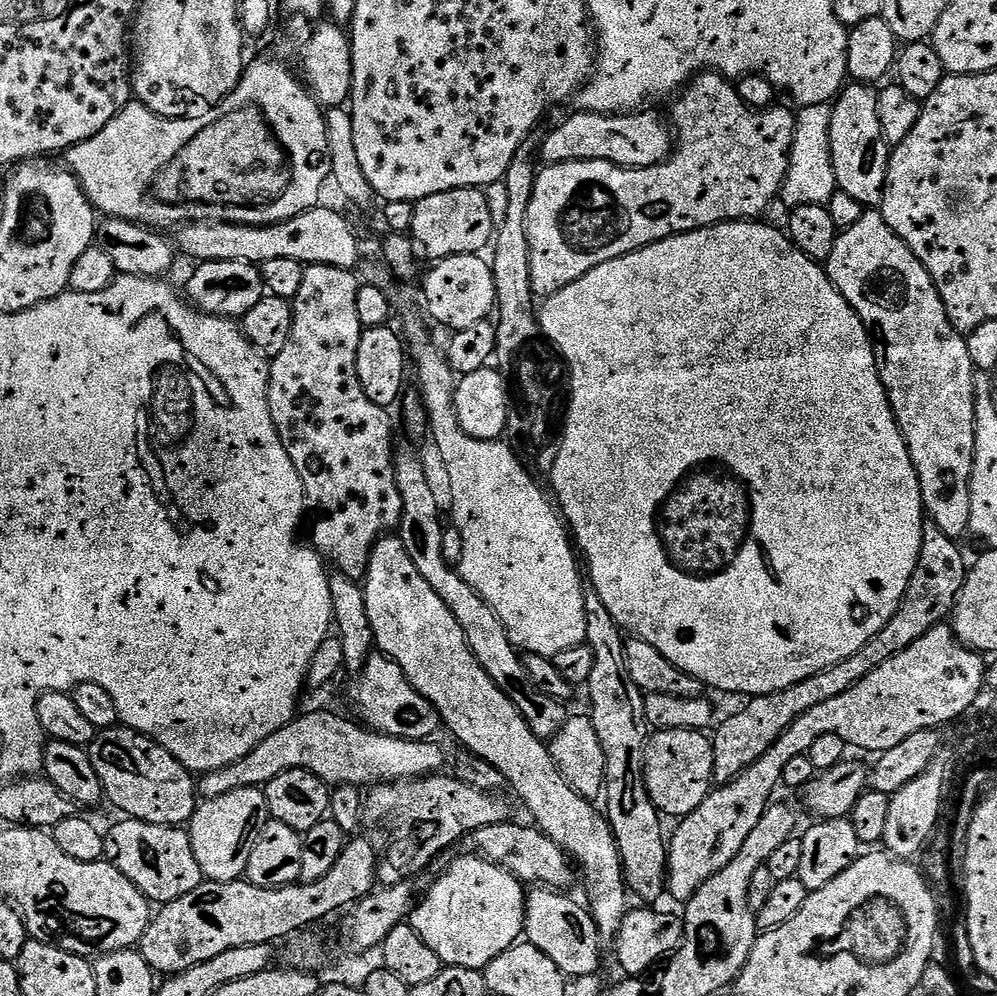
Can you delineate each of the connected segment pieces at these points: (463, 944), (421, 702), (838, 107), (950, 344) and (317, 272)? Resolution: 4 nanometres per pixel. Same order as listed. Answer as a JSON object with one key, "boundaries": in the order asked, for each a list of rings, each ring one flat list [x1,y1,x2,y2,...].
{"boundaries":[[[471,854,472,856,460,856,436,881,432,884,432,889,424,896,424,901,417,903,410,913,410,923,412,929,418,934,418,938,422,938,422,942,426,942,426,946,430,946,430,950,434,950,434,954,438,954,441,965,450,968,479,968,481,970,488,967,490,962,494,962,494,958,498,958,505,950,511,948,525,935,526,932,526,888,521,881,515,876,510,875,505,868,500,868,496,864,491,864,489,860,485,860,479,854]],[[369,656,366,666,355,680,352,700,360,711,359,719,371,731,383,732,386,736,397,736,403,740,427,740,435,737,436,731,441,731,442,721,436,708,422,694,418,694,416,687,406,678,402,666,398,666,389,656]],[[852,82,836,97,830,118,830,154,834,162,837,189,850,194,850,198,858,198,862,205,880,205,884,197,890,145,882,134,875,87]],[[865,210,862,218,854,222,854,226,843,229,837,235,834,242,834,250,830,250,830,258,826,261,826,271,830,282,850,302,850,306,862,318,862,322,868,328,868,335,875,341,876,365,880,368,880,377,884,383,884,388,888,392,888,400,892,403,892,413,896,416,896,421,900,427,900,433,904,435,905,442,908,443,908,453,910,462,914,462,914,470,918,474,918,482,922,490,922,502,927,519,938,526,947,537,958,540,960,536,967,535,970,526,970,478,972,477,972,463,974,462,974,450,976,449,976,376,972,367,970,350,965,333,959,332,950,322,946,314,946,306,922,262,918,262,916,255,890,230,886,218,879,210]],[[310,264,305,267,302,278,302,290,298,290,294,301,293,330,291,340,285,349,271,361,268,374,268,405,270,418,274,418,274,426,282,438,282,446,286,446,286,454,290,454,290,462,294,462,294,470,298,470,298,478,302,478,304,494,309,505,312,504,322,515,316,520,316,529,312,532,311,543,321,557,335,571,342,576,348,576,357,582,363,581,368,570,368,557,372,554,372,547,382,539,385,534,399,529,400,520,404,517,402,494,398,490,396,481,396,460,392,456,392,420,389,409,374,406,370,398,366,398,366,390,362,390,362,382,358,378,358,342,360,341,361,327,358,322,358,290,361,281,356,280,357,273,346,268,335,268,325,264]]]}

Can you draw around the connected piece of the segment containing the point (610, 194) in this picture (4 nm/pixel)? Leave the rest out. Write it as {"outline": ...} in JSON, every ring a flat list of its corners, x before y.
{"outline":[[705,70,695,77,675,97,676,105,672,108,672,116,676,119,675,131,678,133,678,147,662,164,655,164,649,168,619,168,605,160,571,160,565,164,550,164,541,167,536,173,536,184,533,187,533,196,530,198,529,208,526,210,525,230,528,231,530,278,532,291,537,297,553,296,558,290,570,286,570,282,578,282,594,266,602,262,610,262,627,252,650,246,659,240,677,236,683,232,692,232,696,228,708,228,711,224,722,224,726,220,755,220,763,217,764,211,780,194,780,187,784,185,786,170,788,169,788,155,792,149,792,135,796,129,796,117,790,111,773,106,759,110,746,106,742,98,738,98,736,85,731,79,725,78,719,72]]}

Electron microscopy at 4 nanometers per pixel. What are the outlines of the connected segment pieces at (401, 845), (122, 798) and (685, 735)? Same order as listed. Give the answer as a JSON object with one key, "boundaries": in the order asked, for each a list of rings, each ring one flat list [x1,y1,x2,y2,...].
{"boundaries":[[[433,774,430,776,418,776,414,780,394,780,377,784,367,793,366,816,372,820,396,819,396,829,392,832,392,845,388,853,383,853,378,864,378,880,381,885,391,886,411,881,411,876,419,874,423,868,432,864,432,859,439,852,447,850,451,844,456,844,460,839,471,837,472,833,482,830,486,826,498,826,507,824,513,819,512,808,500,794,483,792,466,782,456,779,455,775]],[[105,728,97,731,87,754,98,770,107,803,124,812,120,814,148,824,184,826,191,821,198,803,197,777,158,742,132,728]],[[683,728,656,730,649,735,648,748,644,752,644,777,654,806,665,817,683,818,702,806,714,787,713,774,712,741,703,731]]]}

